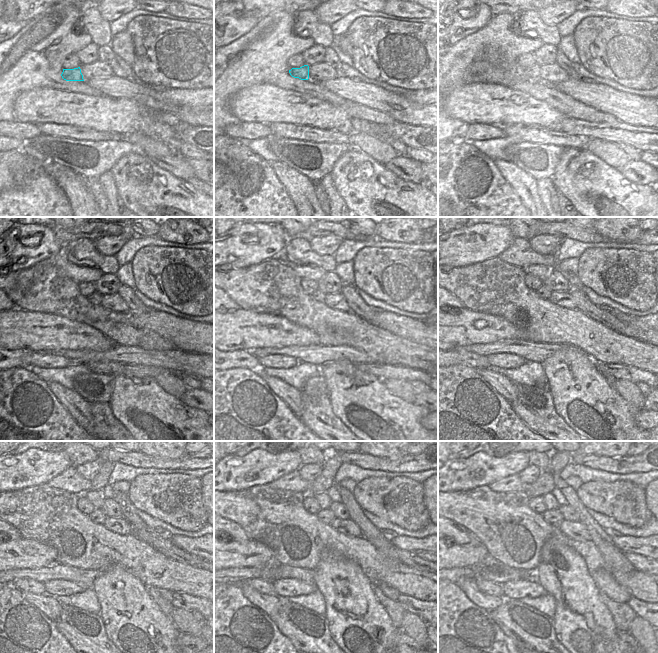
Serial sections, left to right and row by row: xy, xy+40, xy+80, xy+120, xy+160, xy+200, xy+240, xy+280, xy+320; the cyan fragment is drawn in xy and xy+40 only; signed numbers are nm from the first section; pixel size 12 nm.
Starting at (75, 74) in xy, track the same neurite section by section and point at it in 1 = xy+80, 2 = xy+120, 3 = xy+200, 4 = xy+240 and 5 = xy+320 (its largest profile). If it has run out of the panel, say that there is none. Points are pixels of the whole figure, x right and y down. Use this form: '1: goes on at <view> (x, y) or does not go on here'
1: goes on at xy+80 (533, 72)
2: goes on at xy+120 (95, 298)
3: goes on at xy+200 (544, 292)
4: goes on at xy+240 (97, 516)
5: goes on at xy+320 (553, 517)

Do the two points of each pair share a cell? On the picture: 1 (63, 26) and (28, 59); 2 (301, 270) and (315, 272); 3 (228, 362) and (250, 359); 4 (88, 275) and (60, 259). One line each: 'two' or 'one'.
1: one
2: one
3: one
4: one

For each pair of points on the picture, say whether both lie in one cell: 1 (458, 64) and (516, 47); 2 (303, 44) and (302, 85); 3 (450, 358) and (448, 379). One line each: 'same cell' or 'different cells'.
1: same cell
2: same cell
3: different cells

